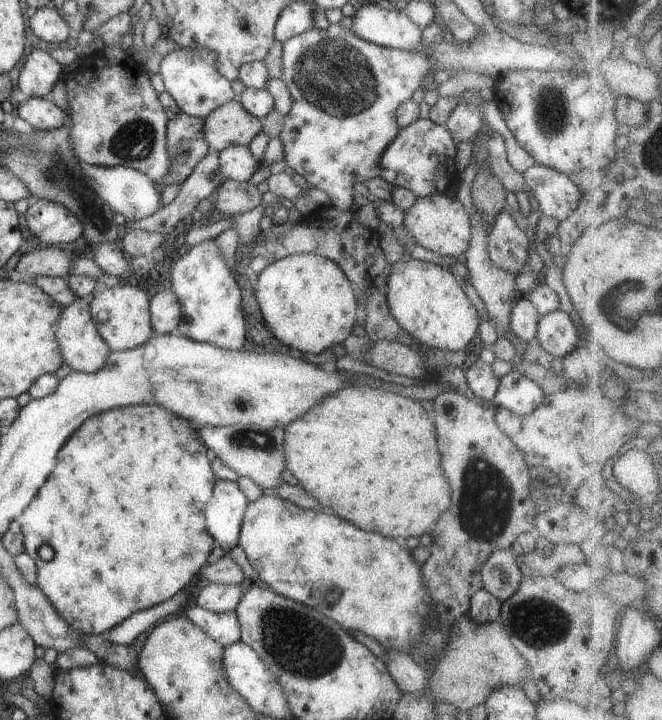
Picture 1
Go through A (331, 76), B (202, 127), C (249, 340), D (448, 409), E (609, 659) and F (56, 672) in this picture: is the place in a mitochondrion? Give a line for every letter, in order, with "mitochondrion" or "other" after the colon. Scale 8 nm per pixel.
A: mitochondrion
B: other
C: other
D: other
E: other
F: other

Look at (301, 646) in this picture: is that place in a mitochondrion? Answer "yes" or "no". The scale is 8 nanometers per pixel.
yes

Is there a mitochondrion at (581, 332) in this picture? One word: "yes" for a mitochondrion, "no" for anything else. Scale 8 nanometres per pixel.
no

